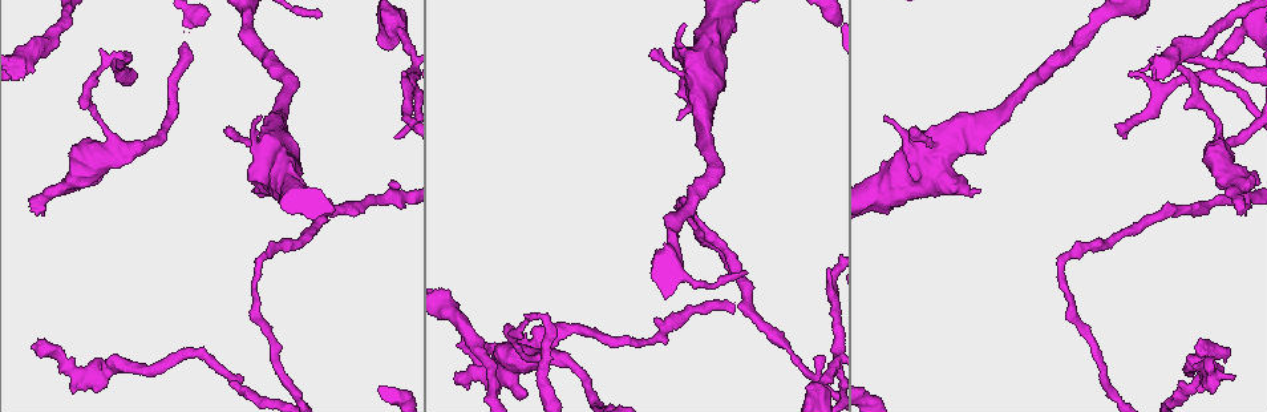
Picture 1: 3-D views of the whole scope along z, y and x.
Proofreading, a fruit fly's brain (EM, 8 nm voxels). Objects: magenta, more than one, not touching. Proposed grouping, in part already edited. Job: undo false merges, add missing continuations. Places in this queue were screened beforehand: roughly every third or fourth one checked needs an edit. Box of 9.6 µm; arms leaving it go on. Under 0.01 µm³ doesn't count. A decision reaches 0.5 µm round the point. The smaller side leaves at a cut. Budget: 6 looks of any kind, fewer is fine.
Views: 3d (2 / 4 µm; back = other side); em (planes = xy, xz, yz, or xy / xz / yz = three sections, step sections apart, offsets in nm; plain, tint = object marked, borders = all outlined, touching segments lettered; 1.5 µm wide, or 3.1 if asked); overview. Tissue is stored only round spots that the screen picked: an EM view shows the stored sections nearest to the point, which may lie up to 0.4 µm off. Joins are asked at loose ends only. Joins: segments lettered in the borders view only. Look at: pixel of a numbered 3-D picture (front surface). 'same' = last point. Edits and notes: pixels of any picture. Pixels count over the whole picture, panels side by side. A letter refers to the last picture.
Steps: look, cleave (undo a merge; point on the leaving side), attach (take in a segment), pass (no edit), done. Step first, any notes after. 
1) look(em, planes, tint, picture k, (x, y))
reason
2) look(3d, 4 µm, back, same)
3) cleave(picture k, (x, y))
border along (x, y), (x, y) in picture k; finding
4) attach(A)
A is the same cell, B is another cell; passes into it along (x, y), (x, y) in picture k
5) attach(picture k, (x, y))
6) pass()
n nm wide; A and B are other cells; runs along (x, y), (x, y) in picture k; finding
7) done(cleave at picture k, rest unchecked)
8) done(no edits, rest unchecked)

look(em, planes, tint, picture 1, (542, 316))
sharp bend

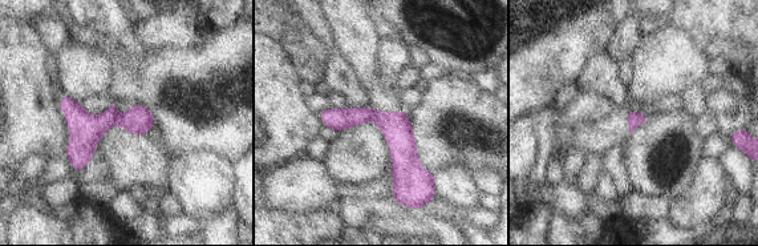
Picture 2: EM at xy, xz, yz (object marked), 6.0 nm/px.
look(em, planes, borders, same)

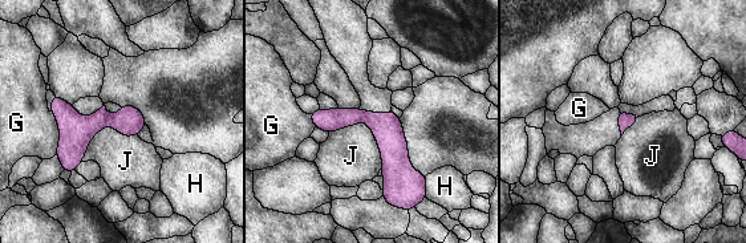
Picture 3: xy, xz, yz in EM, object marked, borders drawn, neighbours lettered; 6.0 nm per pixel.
cleave(picture 3, (388, 130))
80 nm wide; G, H and J are other cells; two neurons meet here

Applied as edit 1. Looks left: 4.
look(em, xy, step 4, tint, picture 1, (1242, 32))
sudden change in width

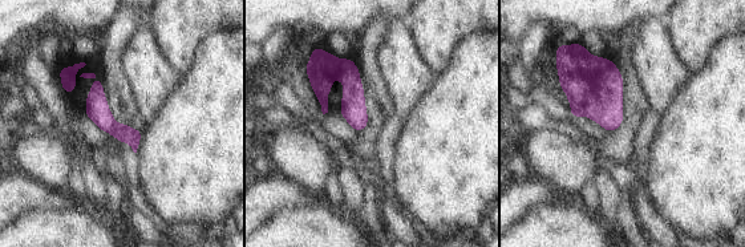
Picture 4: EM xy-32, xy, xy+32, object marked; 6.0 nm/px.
look(em, planes, tint, same)
another direction

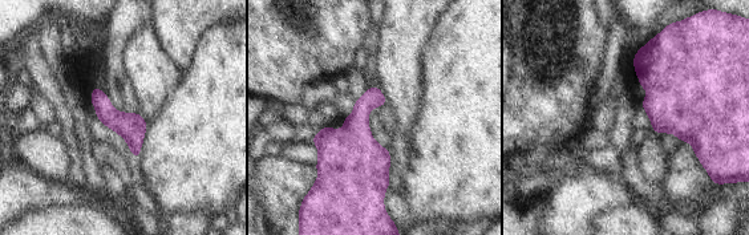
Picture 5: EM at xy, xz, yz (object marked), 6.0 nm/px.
look(em, planes, borders, same)

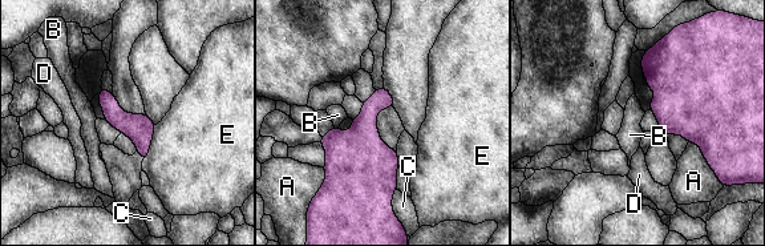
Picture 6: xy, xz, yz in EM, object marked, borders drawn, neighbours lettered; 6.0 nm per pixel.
pass()
A, B, C, D and E are other cells; border along (156, 125), (148, 157), (142, 161) in picture 6; one neuron here

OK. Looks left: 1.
done(cleave at picture 3, rest unchecked)

